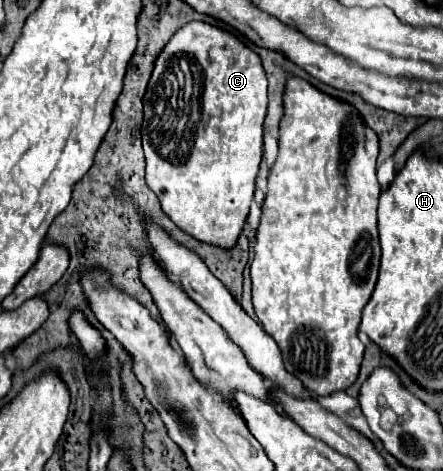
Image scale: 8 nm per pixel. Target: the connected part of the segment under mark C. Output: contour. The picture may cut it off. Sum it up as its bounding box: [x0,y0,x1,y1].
[141,22,267,250]

